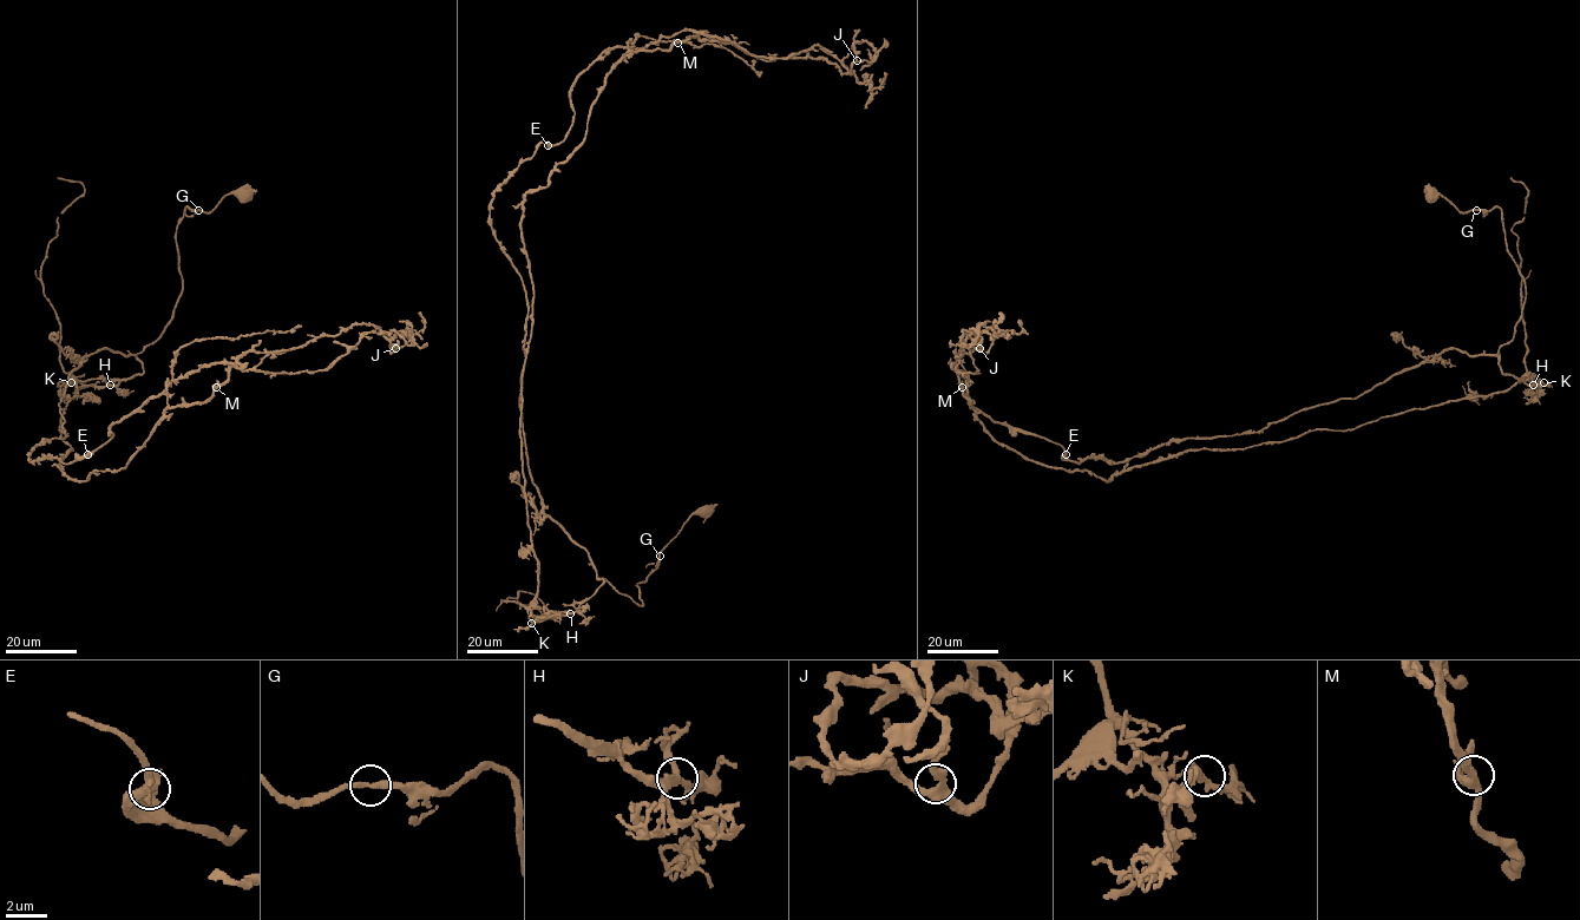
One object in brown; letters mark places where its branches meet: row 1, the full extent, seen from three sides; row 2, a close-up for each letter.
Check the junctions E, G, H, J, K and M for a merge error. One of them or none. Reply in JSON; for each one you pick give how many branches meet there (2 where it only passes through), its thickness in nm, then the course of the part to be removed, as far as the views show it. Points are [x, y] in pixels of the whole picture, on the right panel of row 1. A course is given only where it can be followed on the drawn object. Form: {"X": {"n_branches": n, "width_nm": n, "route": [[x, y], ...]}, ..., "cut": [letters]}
{"H": {"n_branches": 3, "width_nm": 360, "route": [[1533, 385], [1106, 480], [1024, 459], [970, 406], [956, 360], [977, 324], [1009, 337], [998, 311]]}, "cut": ["H"]}

